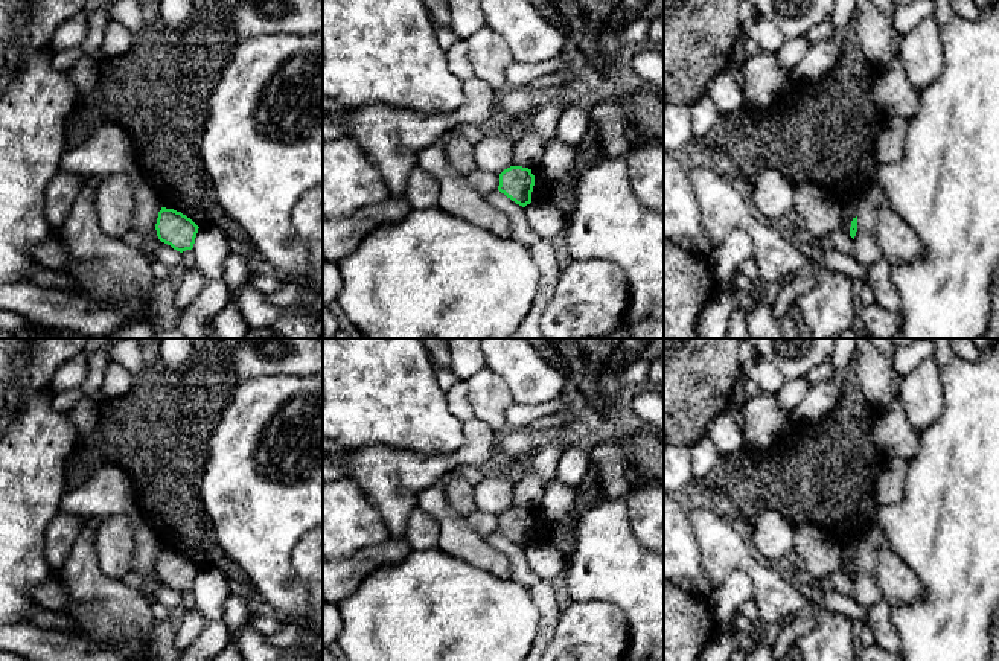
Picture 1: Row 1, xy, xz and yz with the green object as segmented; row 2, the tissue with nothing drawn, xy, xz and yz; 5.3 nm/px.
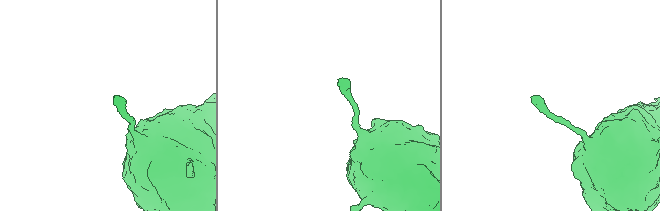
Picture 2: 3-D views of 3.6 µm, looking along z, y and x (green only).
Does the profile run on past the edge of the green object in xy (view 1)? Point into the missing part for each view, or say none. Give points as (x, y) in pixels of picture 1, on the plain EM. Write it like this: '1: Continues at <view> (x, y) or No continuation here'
1: No continuation here

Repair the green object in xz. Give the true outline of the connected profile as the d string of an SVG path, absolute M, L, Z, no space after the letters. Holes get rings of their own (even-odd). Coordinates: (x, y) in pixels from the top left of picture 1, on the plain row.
M510 507L500 515L498 532L522 548L531 544L533 527L535 516L528 509Z

